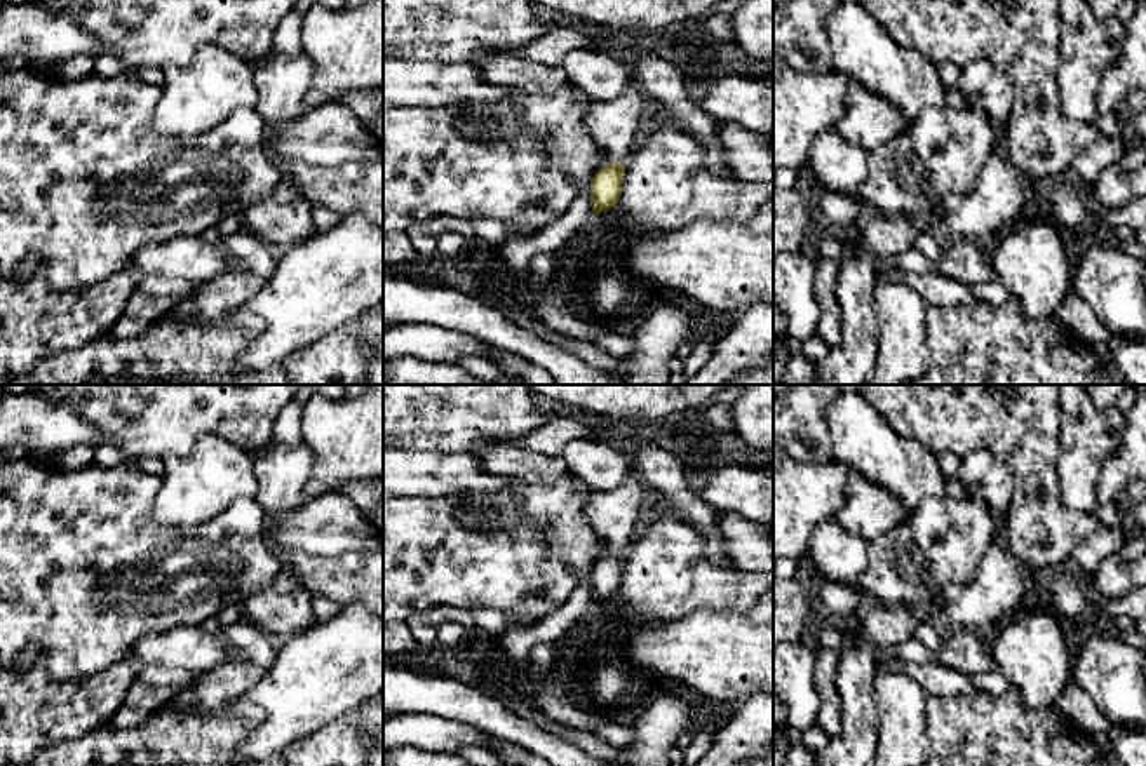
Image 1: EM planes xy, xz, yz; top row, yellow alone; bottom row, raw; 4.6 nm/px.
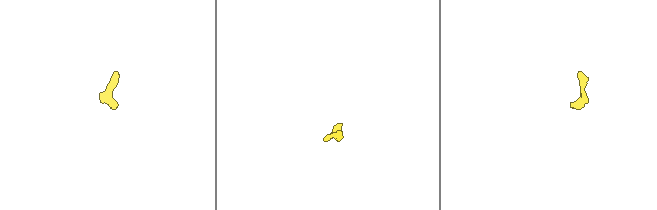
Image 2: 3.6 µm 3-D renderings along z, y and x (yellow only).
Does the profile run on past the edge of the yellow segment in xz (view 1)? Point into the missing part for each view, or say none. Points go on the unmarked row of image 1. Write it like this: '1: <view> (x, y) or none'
1: xz (613, 516)

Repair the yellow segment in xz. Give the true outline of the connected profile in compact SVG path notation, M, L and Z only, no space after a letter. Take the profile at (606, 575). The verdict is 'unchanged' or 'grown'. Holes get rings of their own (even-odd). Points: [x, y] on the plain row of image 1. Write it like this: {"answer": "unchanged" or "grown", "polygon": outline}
{"answer": "grown", "polygon": "M505 442L489 444L477 460L486 472L516 479L521 482L552 484L571 477L578 487L589 491L583 514L592 529L608 545L608 554L601 557L590 571L590 597L597 606L611 599L622 583L625 557L639 531L639 510L651 491L641 477L630 477L610 493L597 493L580 482L566 467L561 456L547 456Z"}

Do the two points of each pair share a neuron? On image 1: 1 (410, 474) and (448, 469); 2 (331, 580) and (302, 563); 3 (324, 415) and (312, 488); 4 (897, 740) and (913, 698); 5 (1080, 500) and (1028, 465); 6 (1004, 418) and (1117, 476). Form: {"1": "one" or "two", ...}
{"1": "one", "2": "one", "3": "one", "4": "one", "5": "two", "6": "two"}

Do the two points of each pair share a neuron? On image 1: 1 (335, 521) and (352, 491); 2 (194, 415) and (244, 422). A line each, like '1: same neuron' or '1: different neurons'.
1: different neurons
2: same neuron

